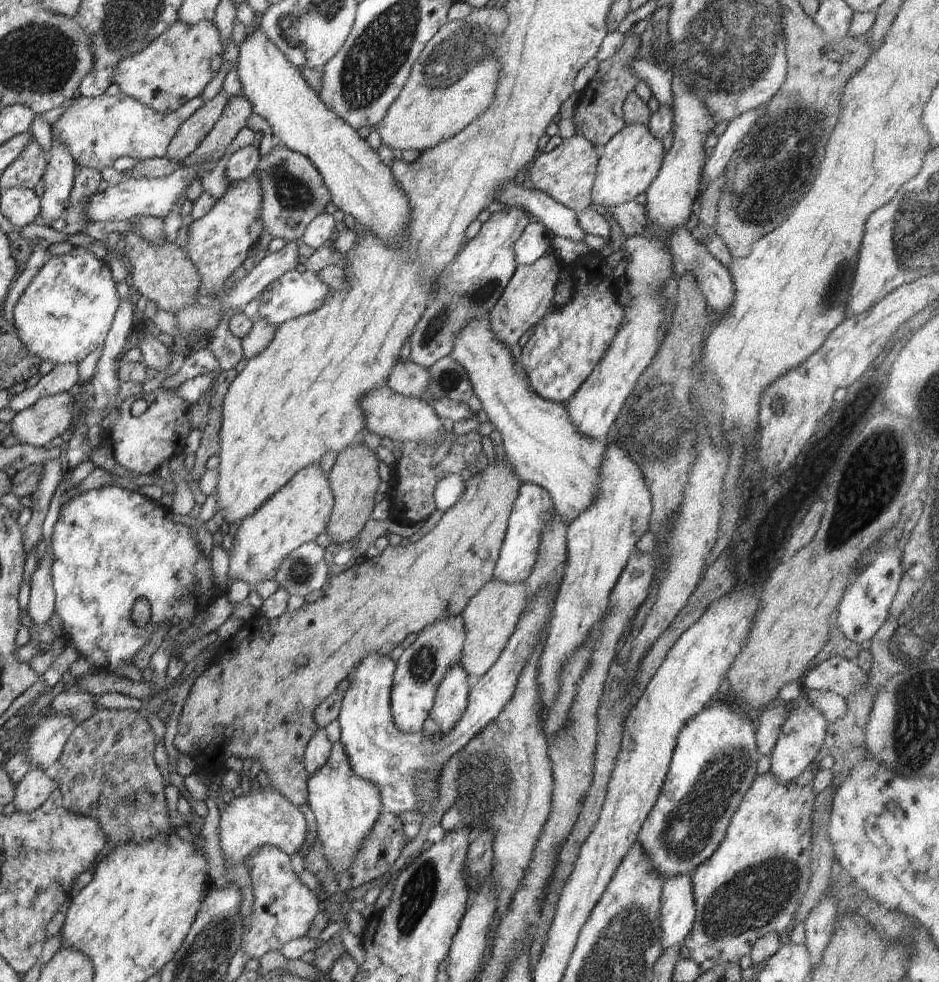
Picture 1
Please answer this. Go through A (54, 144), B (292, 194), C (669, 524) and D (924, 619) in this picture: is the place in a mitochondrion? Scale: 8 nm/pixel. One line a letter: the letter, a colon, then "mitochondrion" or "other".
A: other
B: mitochondrion
C: other
D: mitochondrion

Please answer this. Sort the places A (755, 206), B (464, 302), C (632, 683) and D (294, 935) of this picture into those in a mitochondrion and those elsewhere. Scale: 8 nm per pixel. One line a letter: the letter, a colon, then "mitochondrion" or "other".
A: mitochondrion
B: mitochondrion
C: other
D: other

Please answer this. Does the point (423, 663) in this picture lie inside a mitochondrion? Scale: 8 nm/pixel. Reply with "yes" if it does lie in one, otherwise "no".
yes

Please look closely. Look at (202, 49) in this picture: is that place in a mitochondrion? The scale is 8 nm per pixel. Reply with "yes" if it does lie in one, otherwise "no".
no

